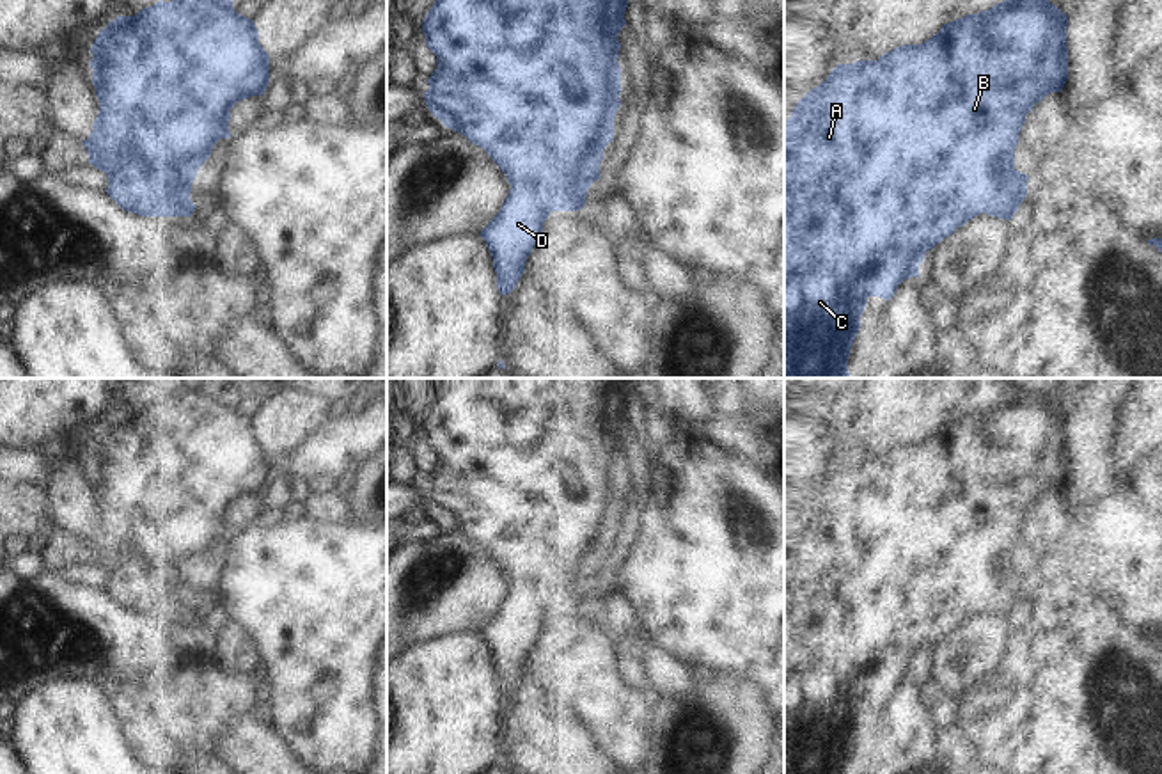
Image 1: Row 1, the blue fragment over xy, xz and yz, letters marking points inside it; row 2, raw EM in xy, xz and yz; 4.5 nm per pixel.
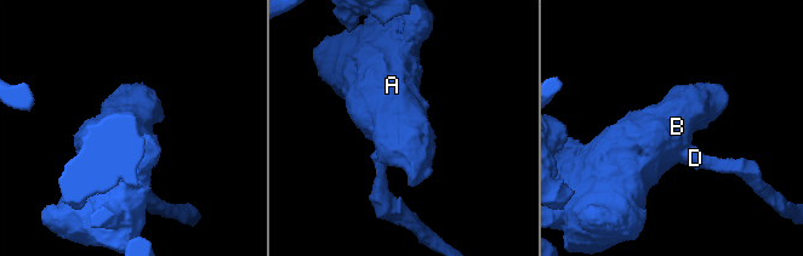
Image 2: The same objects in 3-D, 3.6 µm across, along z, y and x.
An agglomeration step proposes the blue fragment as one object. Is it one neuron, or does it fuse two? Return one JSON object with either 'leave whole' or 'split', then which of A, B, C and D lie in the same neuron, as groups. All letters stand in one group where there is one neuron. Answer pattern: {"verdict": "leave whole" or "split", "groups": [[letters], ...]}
{"verdict": "leave whole", "groups": [["A", "B", "C", "D"]]}

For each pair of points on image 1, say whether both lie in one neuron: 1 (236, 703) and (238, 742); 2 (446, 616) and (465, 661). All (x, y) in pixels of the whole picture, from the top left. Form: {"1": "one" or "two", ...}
{"1": "two", "2": "two"}

